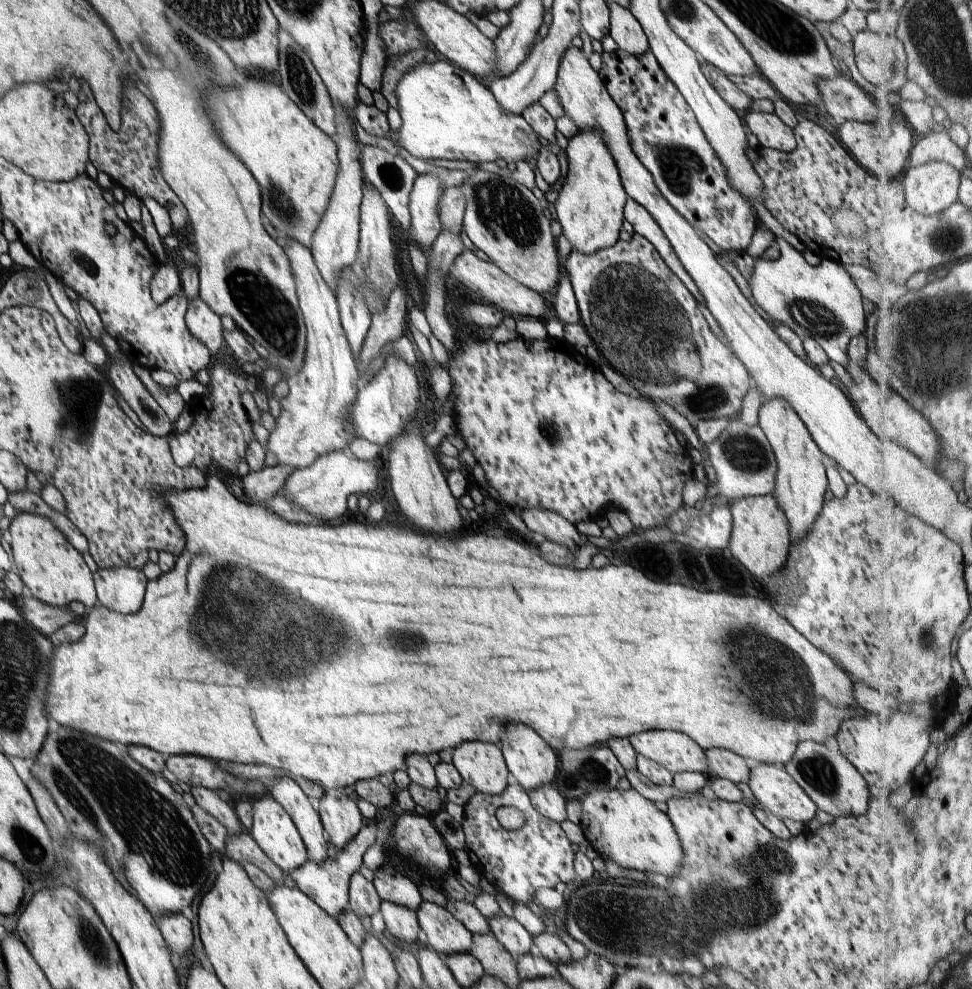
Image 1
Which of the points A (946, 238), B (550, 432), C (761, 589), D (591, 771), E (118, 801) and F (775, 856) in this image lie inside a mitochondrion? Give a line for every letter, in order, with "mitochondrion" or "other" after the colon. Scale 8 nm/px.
A: mitochondrion
B: mitochondrion
C: other
D: mitochondrion
E: mitochondrion
F: mitochondrion

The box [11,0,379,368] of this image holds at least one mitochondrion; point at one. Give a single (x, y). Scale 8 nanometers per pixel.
(264, 305)

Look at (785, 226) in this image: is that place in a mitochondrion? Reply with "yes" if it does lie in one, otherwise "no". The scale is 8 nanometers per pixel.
no

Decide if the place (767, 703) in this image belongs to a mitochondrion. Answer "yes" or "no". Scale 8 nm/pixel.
yes

